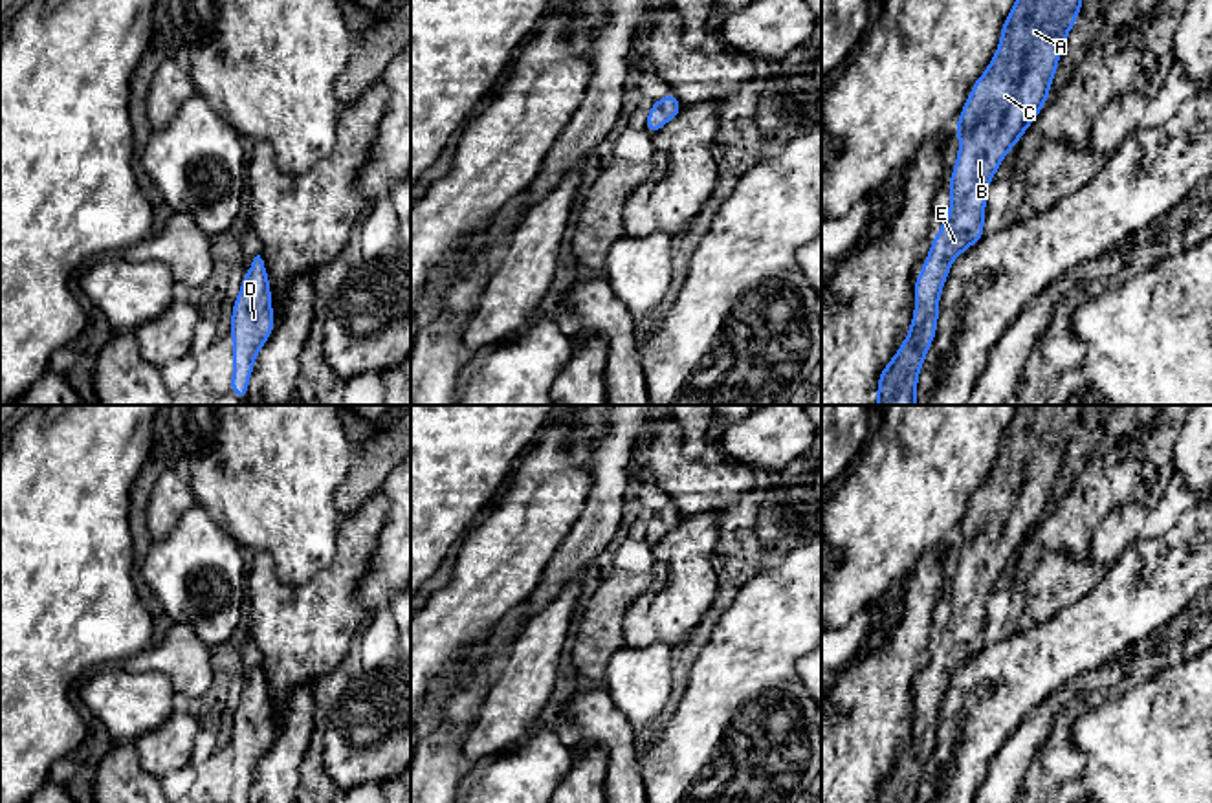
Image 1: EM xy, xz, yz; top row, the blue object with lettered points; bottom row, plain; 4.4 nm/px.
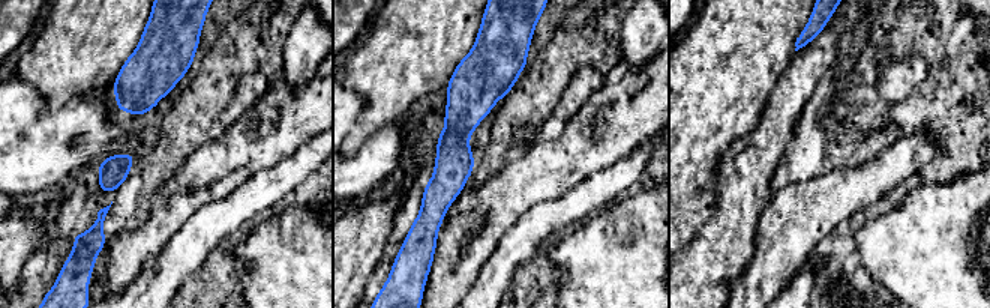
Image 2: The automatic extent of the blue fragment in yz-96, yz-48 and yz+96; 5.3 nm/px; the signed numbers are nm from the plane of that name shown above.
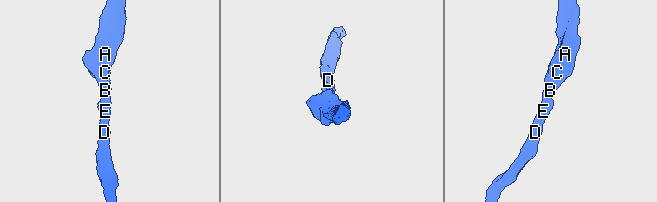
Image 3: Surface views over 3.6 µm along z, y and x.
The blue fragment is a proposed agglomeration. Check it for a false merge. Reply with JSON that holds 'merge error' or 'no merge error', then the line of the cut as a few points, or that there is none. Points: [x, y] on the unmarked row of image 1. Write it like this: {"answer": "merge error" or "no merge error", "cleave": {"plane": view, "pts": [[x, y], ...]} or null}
{"answer": "no merge error", "cleave": null}

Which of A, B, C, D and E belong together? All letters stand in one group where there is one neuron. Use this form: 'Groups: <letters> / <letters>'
Groups: A B C D E

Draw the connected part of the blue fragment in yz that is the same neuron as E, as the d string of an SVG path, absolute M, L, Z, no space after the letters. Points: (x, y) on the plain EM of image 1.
M1018 405L999 456L974 493L957 530L959 563L950 588L950 622L915 689L909 742L882 779L876 803L917 803L937 744L939 710L952 673L985 645L986 596L1038 522L1058 478L1084 405Z

